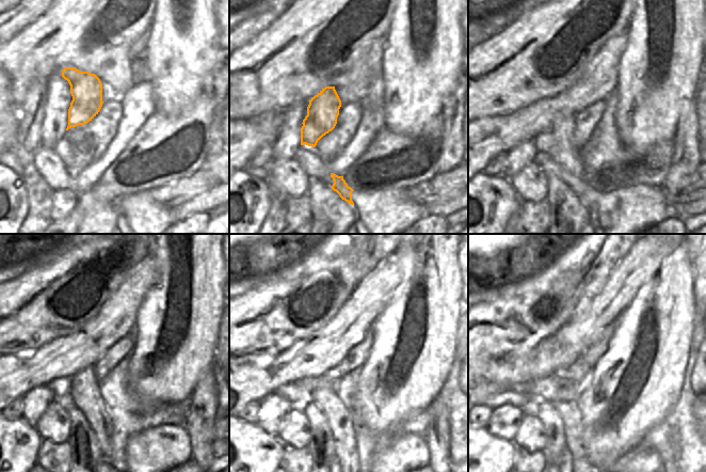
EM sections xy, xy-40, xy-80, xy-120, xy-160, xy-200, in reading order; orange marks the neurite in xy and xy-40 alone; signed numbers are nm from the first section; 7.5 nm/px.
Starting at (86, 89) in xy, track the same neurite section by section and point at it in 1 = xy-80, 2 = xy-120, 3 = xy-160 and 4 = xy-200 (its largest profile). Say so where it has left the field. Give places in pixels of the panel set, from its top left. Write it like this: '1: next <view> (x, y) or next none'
1: next xy-80 (558, 141)
2: next xy-120 (83, 389)
3: next xy-160 (323, 395)
4: next xy-200 (568, 410)

